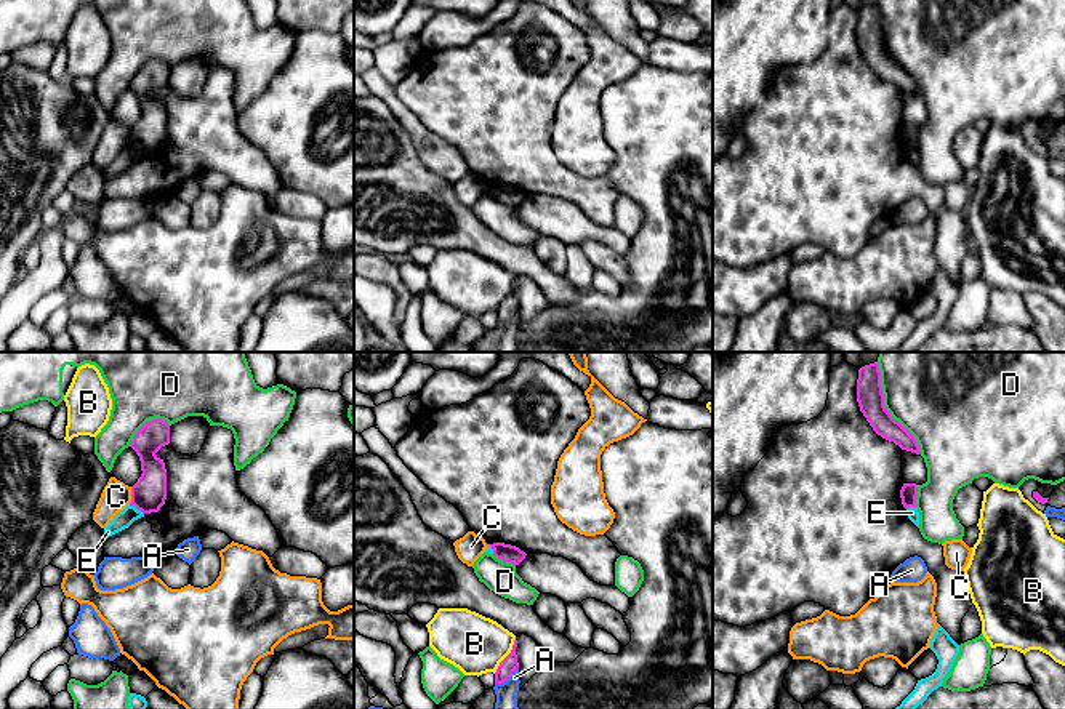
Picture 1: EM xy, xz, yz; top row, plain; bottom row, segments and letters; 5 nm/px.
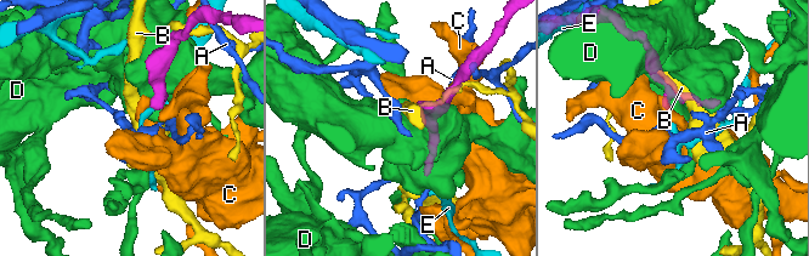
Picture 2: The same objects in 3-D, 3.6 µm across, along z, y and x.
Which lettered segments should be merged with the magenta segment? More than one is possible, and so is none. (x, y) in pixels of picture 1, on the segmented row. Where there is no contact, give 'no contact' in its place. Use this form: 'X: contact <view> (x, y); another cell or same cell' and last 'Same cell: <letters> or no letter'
A: contact xz (506, 679); another cell
B: contact xz (506, 656); another cell
C: contact xy (132, 496); another cell
D: contact yz (884, 408); another cell
E: contact xy (136, 508); same cell
Same cell: E

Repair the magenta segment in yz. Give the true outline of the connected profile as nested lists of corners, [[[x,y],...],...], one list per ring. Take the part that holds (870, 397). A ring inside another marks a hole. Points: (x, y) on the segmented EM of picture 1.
[[[878,362],[858,370],[857,402],[860,411],[882,439],[894,442],[902,450],[921,455],[916,439],[884,407],[881,371]]]

